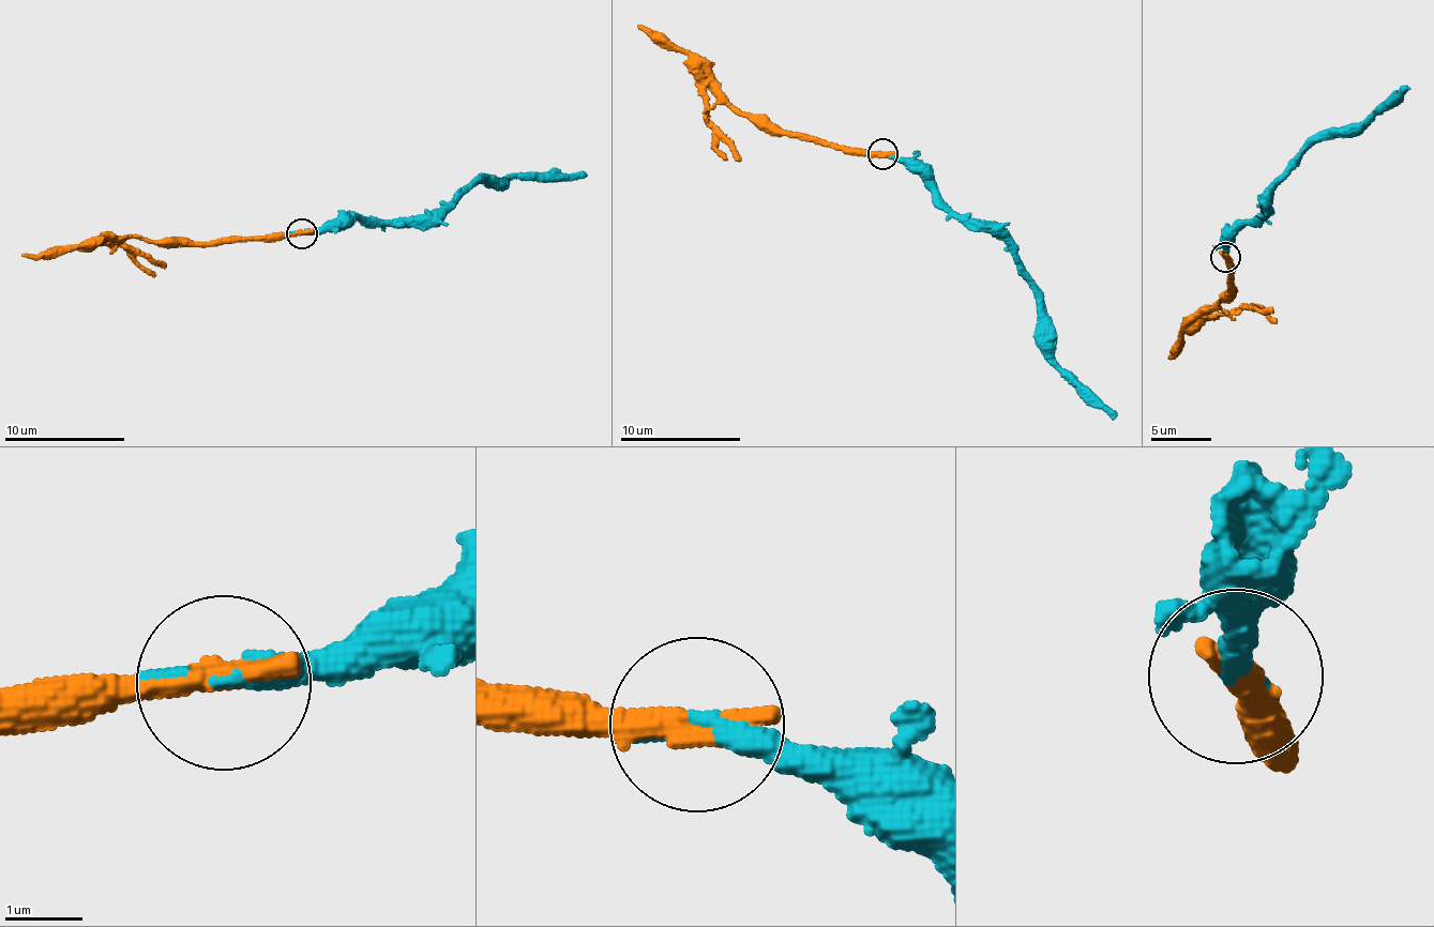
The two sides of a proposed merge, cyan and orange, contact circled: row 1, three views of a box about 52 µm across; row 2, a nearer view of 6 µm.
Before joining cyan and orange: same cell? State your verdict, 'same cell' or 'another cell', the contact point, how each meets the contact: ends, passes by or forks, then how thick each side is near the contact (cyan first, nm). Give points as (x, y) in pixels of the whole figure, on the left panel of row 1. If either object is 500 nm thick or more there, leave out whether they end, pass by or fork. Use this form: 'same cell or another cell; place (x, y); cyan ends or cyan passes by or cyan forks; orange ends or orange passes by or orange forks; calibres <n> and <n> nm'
another cell; place (302, 233); cyan ends; orange ends; calibres 360 and 400 nm

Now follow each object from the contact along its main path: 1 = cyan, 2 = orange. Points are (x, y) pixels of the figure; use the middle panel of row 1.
1: (884, 154), (895, 153), (959, 214), (969, 214), (1008, 245), (1021, 276), (1040, 299), (1042, 350), (1117, 414)
2: (884, 154), (845, 154), (760, 130), (719, 93), (713, 79), (684, 54), (663, 48), (637, 25)

